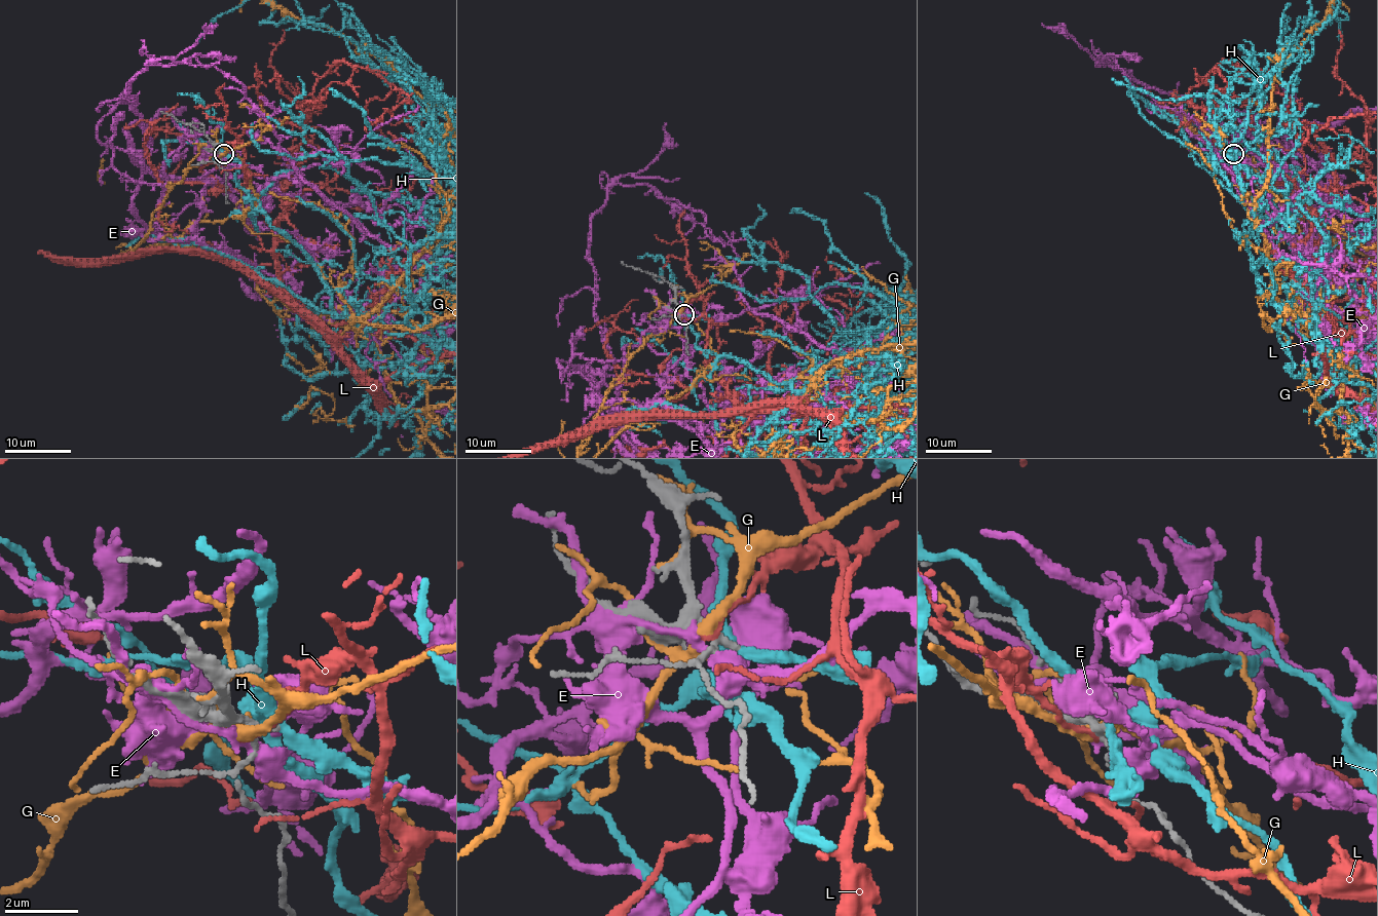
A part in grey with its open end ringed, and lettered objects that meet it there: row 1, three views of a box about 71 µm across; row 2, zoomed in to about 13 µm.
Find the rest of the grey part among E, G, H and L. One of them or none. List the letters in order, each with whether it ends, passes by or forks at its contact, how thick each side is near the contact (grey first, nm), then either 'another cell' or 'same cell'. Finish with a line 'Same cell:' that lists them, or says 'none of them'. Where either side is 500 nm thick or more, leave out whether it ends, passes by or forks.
E: it forks | 120/340 nm | another cell
G: it forks | 360/240 nm | another cell
H: it forks | 160/240 nm | another cell
L: it ends | 200/160 nm | another cell
Same cell: none of them

